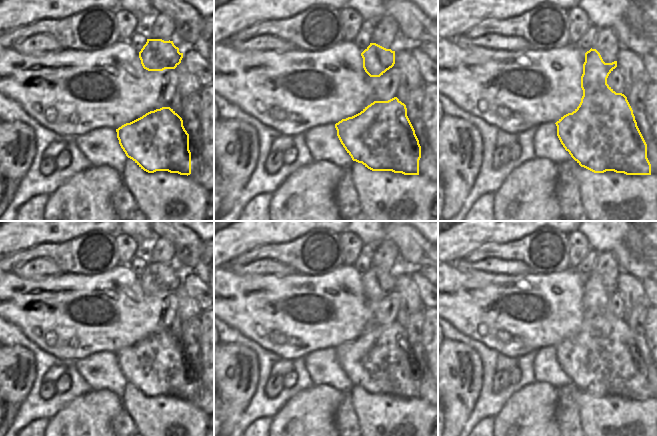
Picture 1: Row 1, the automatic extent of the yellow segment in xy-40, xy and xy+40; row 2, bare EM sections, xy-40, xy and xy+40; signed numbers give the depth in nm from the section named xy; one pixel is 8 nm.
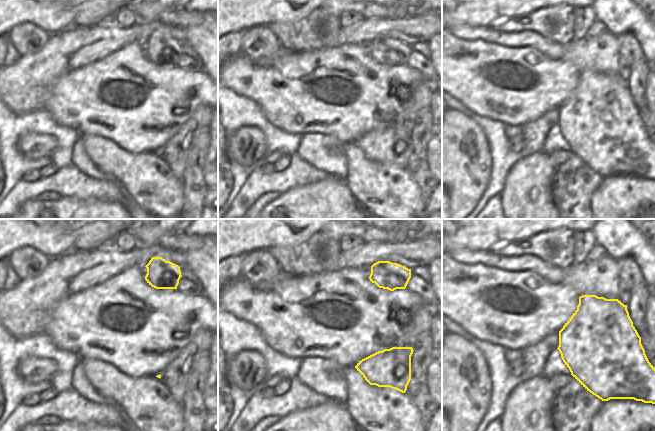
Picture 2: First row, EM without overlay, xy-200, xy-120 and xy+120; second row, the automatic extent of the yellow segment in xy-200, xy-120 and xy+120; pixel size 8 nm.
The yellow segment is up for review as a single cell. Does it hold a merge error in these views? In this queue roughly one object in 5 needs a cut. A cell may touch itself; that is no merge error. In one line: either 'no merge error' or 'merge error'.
no merge error

